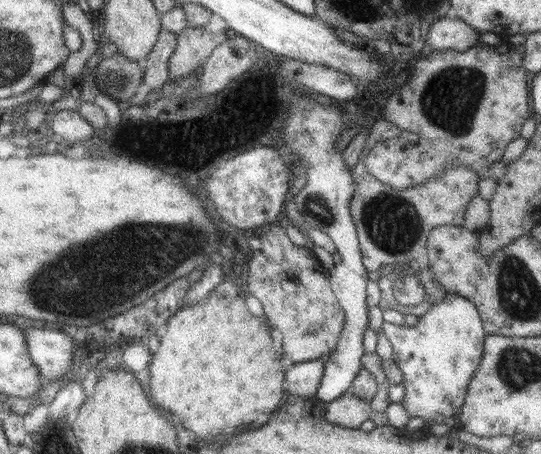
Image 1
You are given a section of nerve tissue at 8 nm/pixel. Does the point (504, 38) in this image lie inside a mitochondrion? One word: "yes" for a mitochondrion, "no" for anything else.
no

